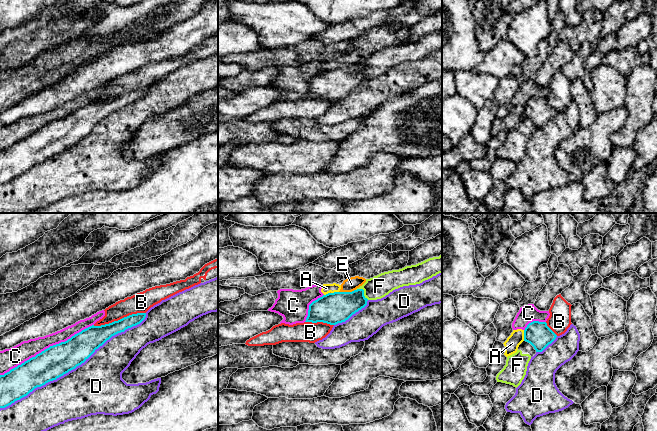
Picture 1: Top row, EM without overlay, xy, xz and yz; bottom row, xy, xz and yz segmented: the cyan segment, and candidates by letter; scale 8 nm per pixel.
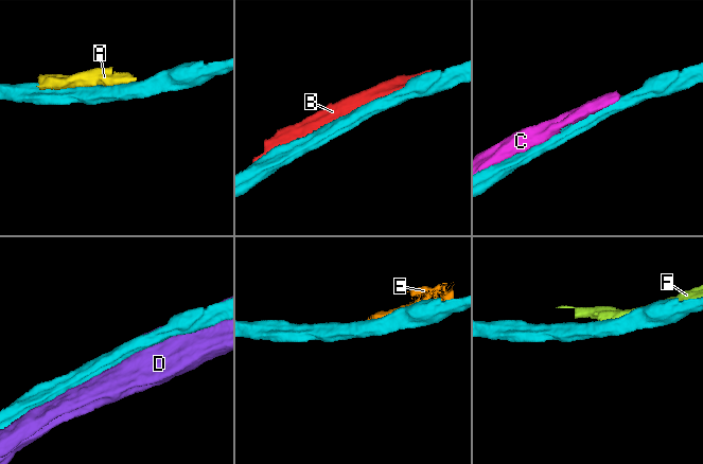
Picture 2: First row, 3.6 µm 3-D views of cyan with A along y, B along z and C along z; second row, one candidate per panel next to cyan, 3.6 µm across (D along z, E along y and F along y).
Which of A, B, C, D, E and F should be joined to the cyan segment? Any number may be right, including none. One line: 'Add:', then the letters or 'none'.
Add: none

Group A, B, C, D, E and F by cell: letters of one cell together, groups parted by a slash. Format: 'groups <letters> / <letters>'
groups A E / B / C / D / F

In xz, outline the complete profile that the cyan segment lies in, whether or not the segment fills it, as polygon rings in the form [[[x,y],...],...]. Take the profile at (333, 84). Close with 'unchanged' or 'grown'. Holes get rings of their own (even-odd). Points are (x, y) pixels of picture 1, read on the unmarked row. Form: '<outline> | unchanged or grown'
[[[363,65],[352,68],[334,68],[323,71],[309,81],[305,98],[323,98],[330,101],[345,98],[367,81]]] | unchanged

